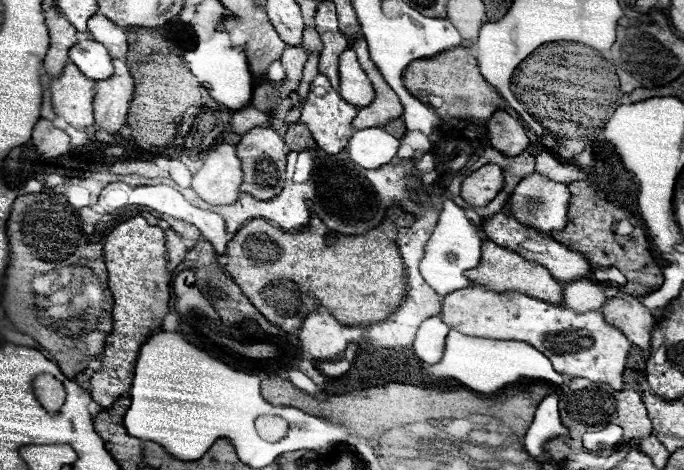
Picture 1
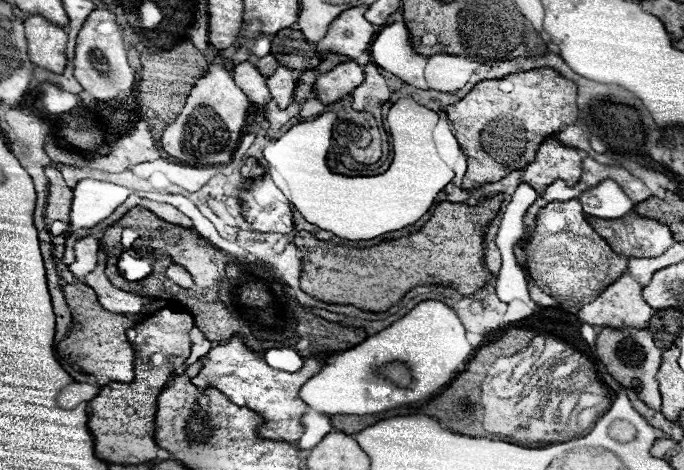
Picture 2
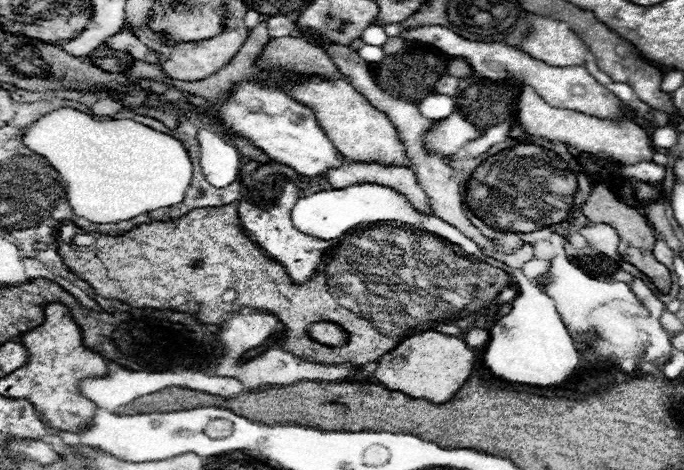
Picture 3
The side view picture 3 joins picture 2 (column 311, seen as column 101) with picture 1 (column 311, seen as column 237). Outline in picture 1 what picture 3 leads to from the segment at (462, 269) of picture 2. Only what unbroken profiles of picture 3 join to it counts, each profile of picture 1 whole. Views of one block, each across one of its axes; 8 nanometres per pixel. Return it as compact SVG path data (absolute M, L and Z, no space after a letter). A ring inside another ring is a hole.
M390 206L380 226L358 236L330 230L316 212L310 212L308 226L298 232L286 232L266 220L250 220L228 242L228 262L224 270L242 288L244 296L248 296L248 300L266 316L266 320L280 326L284 332L296 332L304 324L304 318L318 306L326 308L342 326L376 324L394 314L394 310L406 300L408 284L402 256L396 246L396 234L412 222L416 222L416 218L400 206Z

